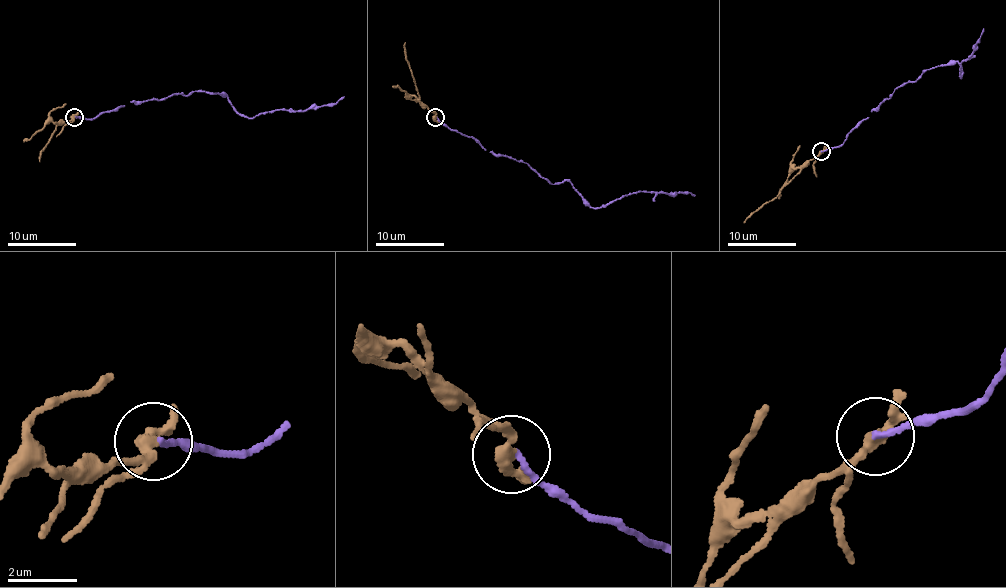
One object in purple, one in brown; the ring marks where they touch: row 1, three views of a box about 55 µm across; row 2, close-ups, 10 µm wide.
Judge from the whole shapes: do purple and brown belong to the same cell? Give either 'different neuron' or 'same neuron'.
different neuron

